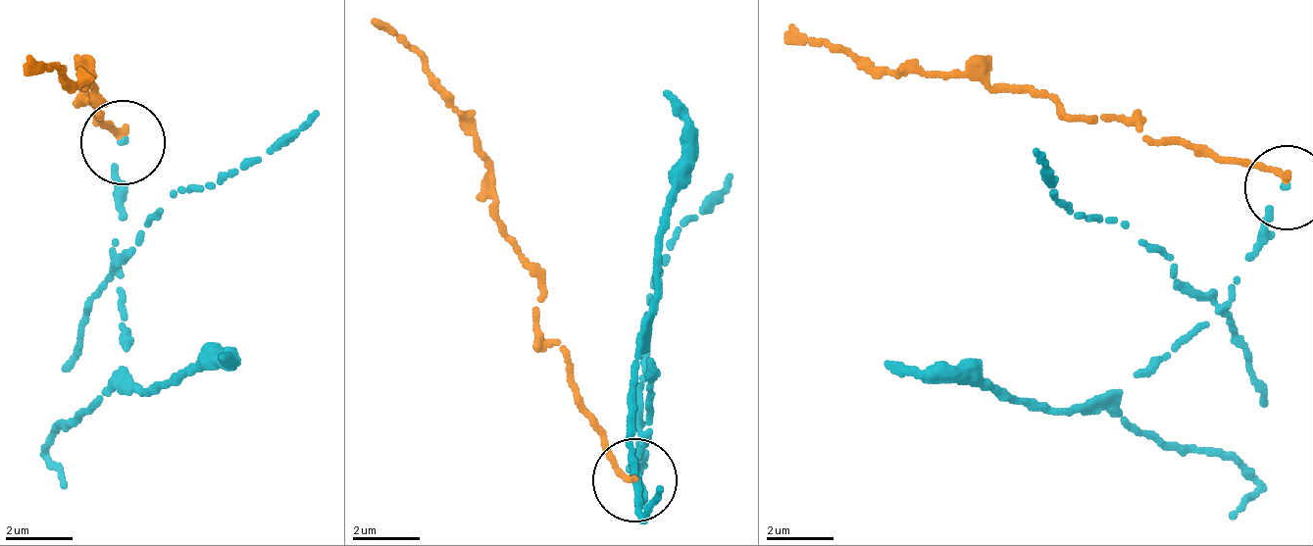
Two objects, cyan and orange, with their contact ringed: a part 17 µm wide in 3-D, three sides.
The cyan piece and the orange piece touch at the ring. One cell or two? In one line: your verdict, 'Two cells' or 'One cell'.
Two cells

